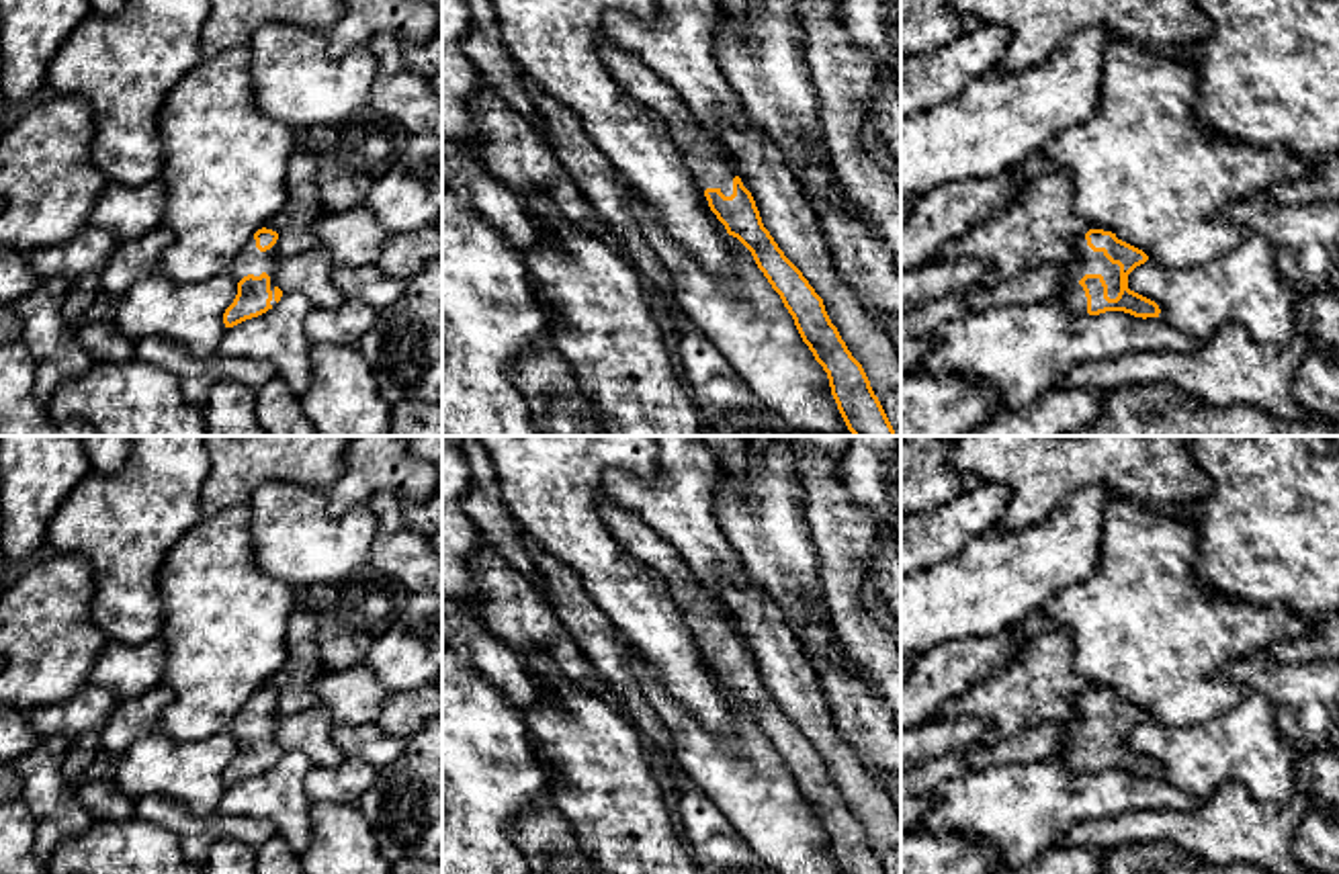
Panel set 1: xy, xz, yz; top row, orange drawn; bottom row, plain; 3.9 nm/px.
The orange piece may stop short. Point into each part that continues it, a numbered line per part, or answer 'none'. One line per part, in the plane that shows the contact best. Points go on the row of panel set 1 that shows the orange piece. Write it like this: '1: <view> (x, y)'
1: yz (1084, 260)

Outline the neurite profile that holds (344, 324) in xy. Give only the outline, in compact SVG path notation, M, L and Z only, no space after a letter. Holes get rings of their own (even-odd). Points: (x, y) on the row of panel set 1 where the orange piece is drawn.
M358 297L344 299L334 309L311 309L305 317L305 334L311 342L350 344L377 319L379 309Z

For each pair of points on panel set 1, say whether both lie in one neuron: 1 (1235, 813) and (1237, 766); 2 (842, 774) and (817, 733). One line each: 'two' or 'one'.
1: two
2: one

